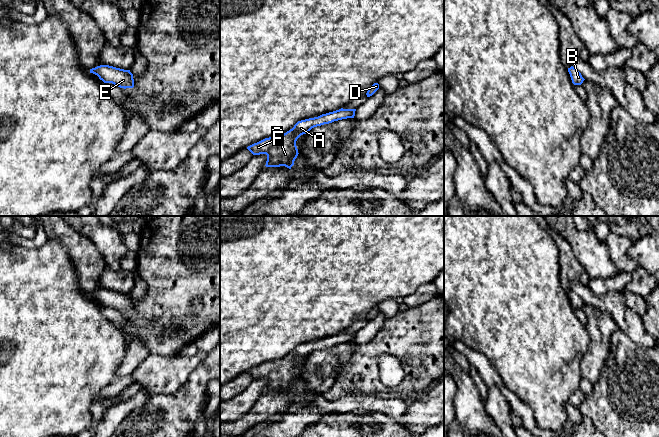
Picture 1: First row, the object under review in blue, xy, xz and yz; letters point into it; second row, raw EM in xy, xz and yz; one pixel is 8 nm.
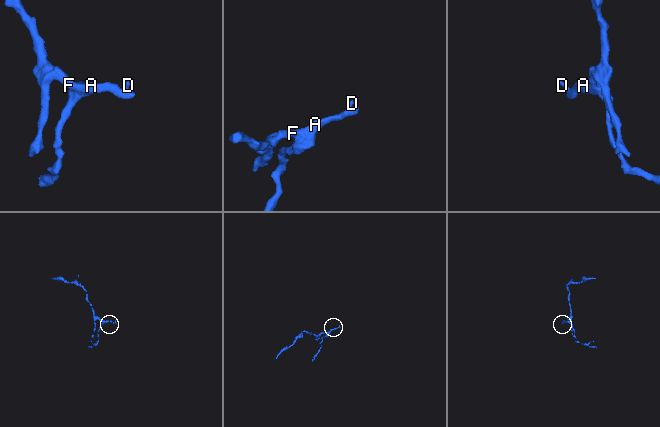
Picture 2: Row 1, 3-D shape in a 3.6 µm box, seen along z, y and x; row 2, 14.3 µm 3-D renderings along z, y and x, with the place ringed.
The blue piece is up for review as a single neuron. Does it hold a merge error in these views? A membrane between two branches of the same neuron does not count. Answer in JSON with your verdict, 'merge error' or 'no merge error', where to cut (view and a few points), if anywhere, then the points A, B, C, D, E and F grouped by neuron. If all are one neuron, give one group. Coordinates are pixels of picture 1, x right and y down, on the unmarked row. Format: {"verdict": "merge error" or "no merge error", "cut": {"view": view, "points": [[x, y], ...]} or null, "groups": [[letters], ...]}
{"verdict": "no merge error", "cut": null, "groups": [["A", "B", "C", "D", "E", "F"]]}

